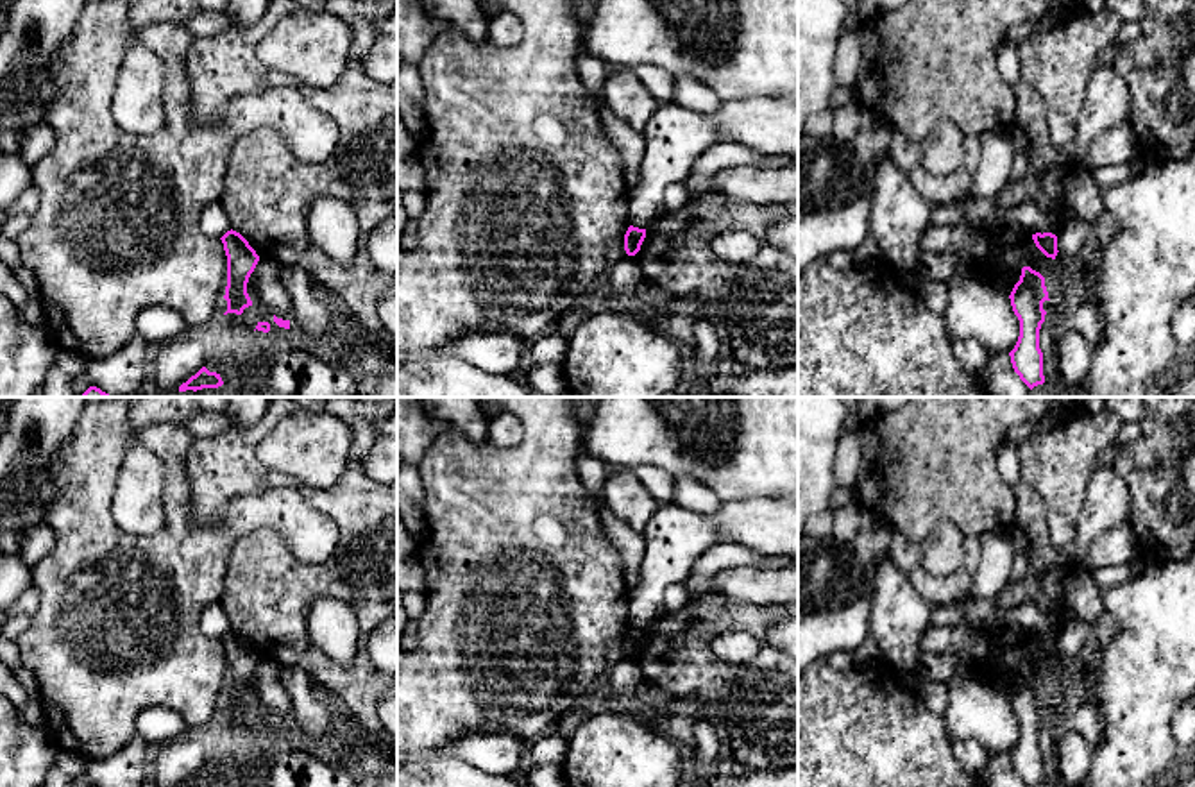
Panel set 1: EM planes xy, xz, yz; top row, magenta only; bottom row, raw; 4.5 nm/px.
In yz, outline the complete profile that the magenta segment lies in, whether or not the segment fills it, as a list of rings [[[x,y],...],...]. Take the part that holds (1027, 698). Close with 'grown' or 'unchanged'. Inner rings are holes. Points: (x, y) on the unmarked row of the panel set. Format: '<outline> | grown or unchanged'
[[[1023,667],[1020,681],[1014,685],[1009,699],[1020,721],[1020,737],[1014,749],[1009,753],[1013,769],[1027,787],[1043,785],[1039,730],[1047,715],[1043,703],[1050,701],[1045,678],[1030,667]]] | unchanged

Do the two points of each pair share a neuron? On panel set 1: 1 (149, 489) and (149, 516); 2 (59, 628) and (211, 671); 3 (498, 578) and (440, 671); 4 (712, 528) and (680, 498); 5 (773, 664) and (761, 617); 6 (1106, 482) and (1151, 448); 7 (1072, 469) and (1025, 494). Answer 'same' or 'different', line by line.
1: same
2: same
3: same
4: different
5: same
6: different
7: different

